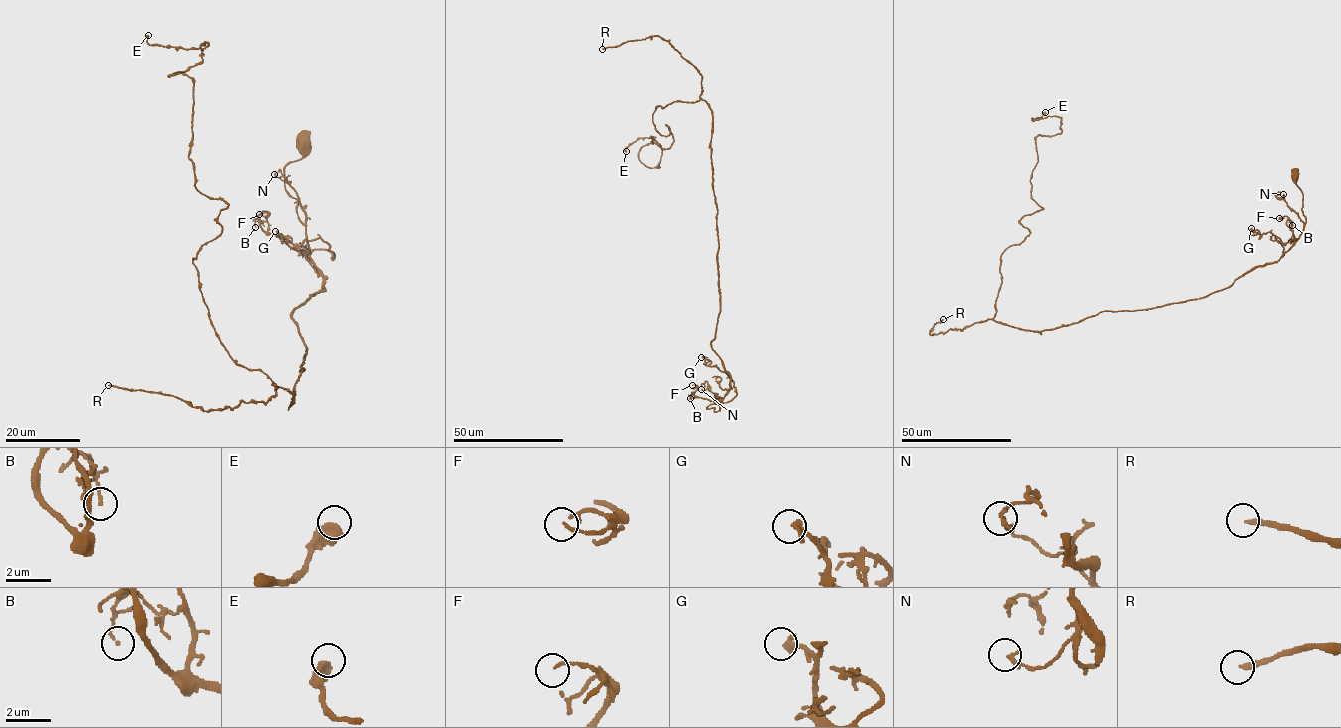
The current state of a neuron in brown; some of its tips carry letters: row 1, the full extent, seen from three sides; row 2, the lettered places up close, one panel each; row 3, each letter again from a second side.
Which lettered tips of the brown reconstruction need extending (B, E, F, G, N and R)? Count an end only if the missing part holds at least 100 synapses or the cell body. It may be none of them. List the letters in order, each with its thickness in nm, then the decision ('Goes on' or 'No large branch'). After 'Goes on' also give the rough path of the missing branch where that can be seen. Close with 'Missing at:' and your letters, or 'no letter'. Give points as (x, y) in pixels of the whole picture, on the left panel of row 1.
B: Thickness 110 nm. No large branch
E: Thickness 600 nm. No large branch
F: Thickness 120 nm. No large branch
G: Thickness 240 nm. No large branch
N: Thickness 190 nm. No large branch
R: Thickness 240 nm. Goes on
Missing at: R

